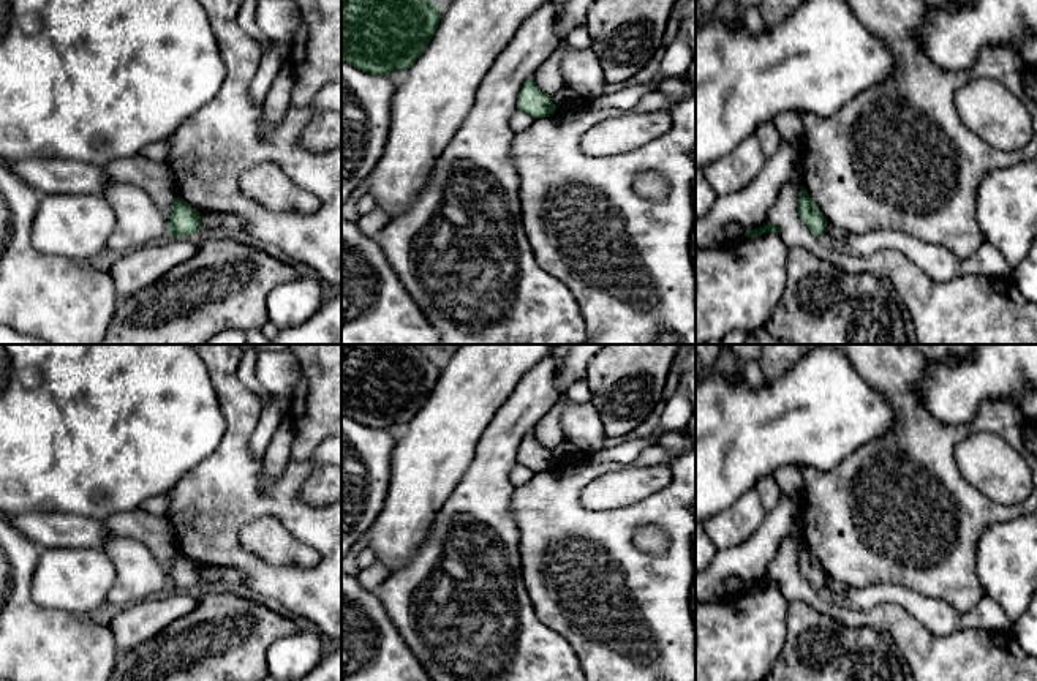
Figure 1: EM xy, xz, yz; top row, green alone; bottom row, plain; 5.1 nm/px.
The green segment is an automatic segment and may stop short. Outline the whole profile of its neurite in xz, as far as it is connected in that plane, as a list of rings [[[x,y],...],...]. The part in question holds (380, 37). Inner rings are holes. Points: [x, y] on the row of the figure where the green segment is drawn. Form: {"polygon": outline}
{"polygon": [[[341,0],[341,60],[371,74],[409,70],[424,54],[441,19],[433,0]]]}

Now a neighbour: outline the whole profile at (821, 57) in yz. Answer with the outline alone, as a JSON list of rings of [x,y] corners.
[[[806,0],[778,27],[767,28],[764,25],[757,36],[749,35],[743,25],[738,27],[735,22],[727,25],[716,16],[710,17],[708,21],[702,21],[696,27],[696,167],[702,169],[715,160],[733,152],[741,141],[754,136],[760,125],[773,122],[781,112],[809,112],[819,117],[831,117],[857,95],[888,79],[893,70],[895,58],[885,43],[871,35],[843,0]]]

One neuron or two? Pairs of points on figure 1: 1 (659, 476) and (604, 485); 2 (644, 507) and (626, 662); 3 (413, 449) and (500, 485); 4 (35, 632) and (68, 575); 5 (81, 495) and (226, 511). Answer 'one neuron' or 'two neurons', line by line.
1: one neuron
2: one neuron
3: two neurons
4: two neurons
5: two neurons

